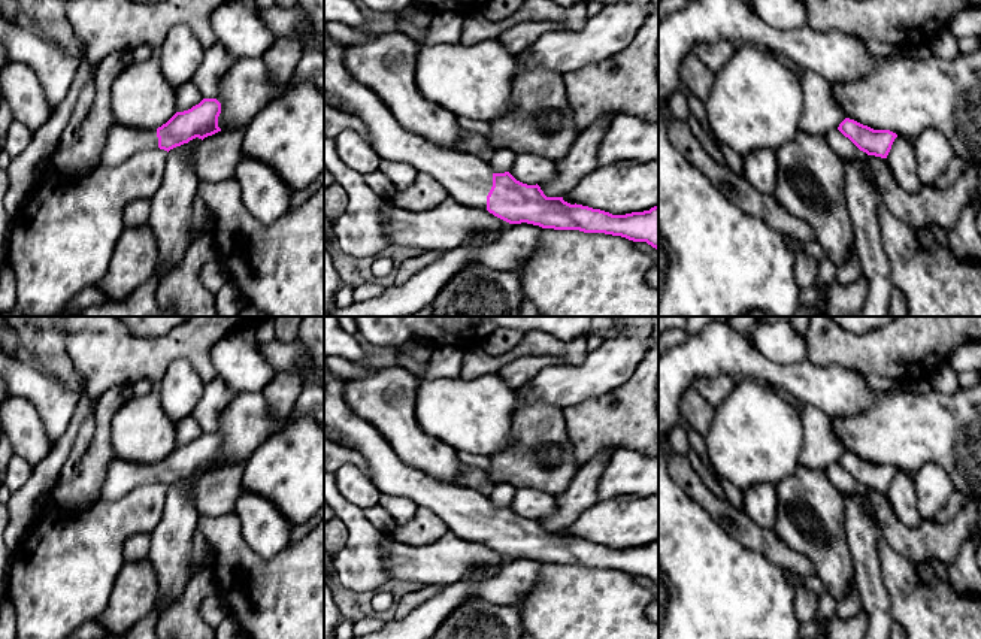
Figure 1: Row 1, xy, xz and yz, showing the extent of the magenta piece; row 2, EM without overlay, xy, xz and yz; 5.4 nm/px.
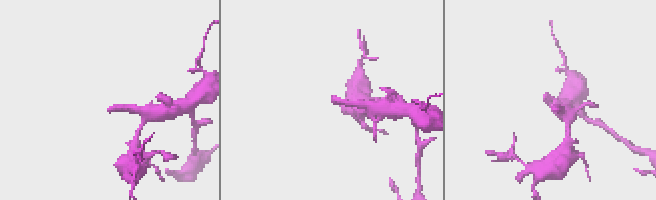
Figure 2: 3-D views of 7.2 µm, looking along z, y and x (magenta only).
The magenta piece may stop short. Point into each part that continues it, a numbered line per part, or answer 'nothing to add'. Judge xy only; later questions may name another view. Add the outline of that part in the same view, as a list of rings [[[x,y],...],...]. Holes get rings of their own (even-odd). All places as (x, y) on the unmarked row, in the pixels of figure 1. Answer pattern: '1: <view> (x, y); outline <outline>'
1: xy (121, 477); outline [[[113,457],[108,464],[106,478],[100,488],[100,499],[116,500],[139,485],[157,482],[157,463],[130,463]]]

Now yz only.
nothing to add

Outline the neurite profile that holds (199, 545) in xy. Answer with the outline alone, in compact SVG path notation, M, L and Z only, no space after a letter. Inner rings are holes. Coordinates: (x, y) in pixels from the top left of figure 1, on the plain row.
M197 530L193 536L191 543L191 557L190 557L190 578L197 572L205 570L203 558L206 555L208 540L206 537Z

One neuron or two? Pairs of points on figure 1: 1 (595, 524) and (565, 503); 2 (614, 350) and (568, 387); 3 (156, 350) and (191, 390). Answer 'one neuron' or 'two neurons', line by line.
1: two neurons
2: one neuron
3: two neurons

